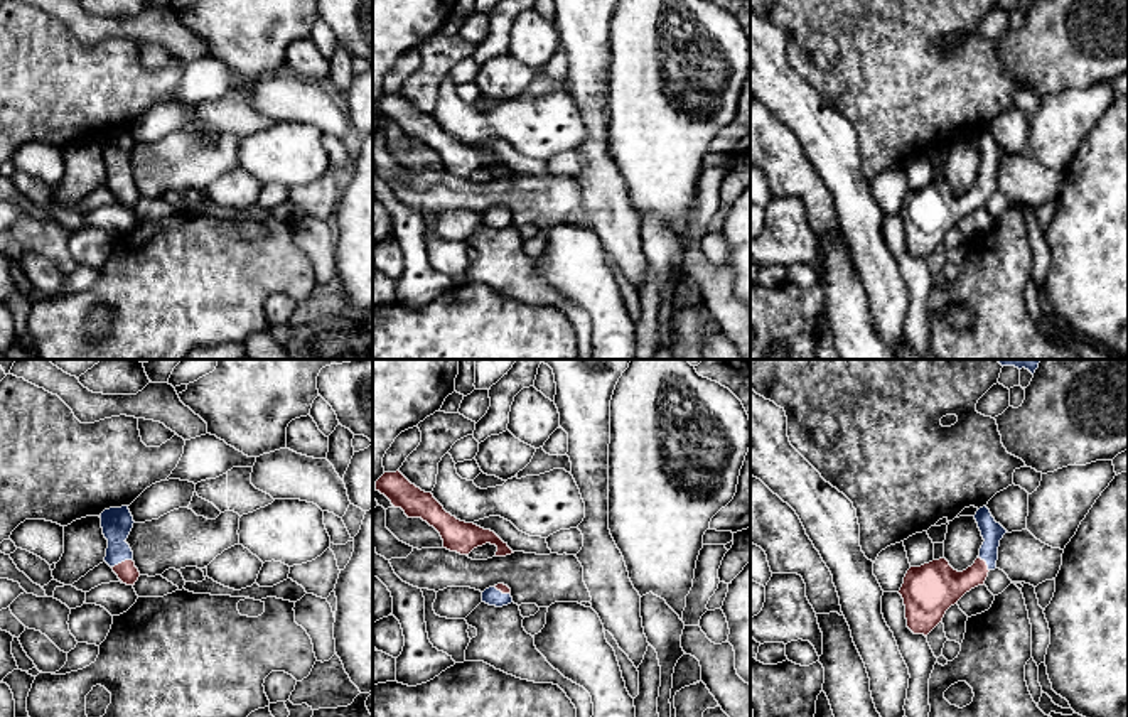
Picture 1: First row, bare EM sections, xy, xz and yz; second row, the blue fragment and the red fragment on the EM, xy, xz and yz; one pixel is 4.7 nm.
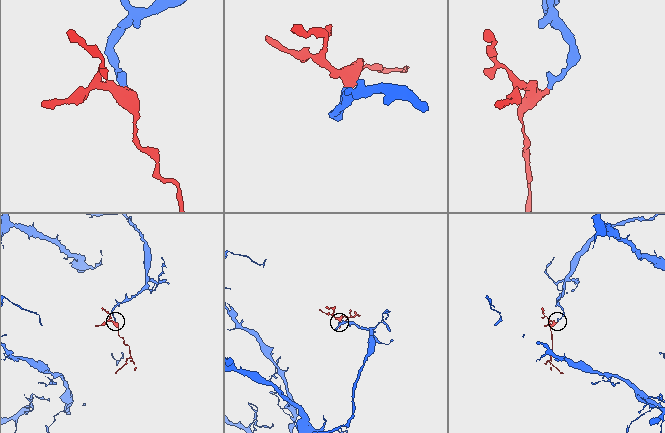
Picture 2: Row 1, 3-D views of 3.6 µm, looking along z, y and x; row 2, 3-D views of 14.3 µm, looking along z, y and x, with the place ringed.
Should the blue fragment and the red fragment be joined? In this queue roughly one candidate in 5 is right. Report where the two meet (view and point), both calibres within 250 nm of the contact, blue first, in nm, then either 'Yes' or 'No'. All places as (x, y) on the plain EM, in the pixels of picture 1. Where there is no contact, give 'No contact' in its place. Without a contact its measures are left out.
Touches blue at xy (122, 183). Thickness 150 nm (blue) against 100 nm. Yes

